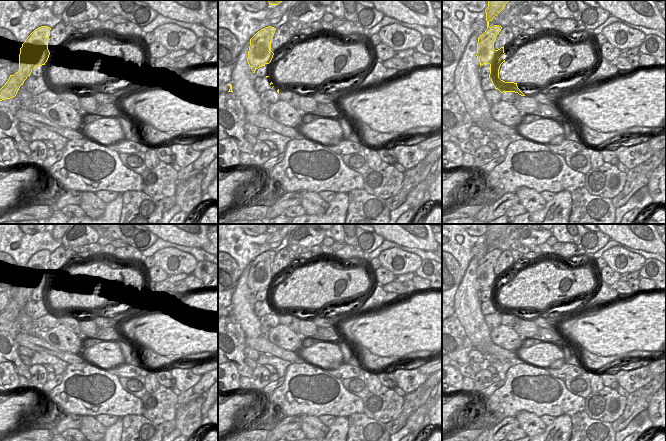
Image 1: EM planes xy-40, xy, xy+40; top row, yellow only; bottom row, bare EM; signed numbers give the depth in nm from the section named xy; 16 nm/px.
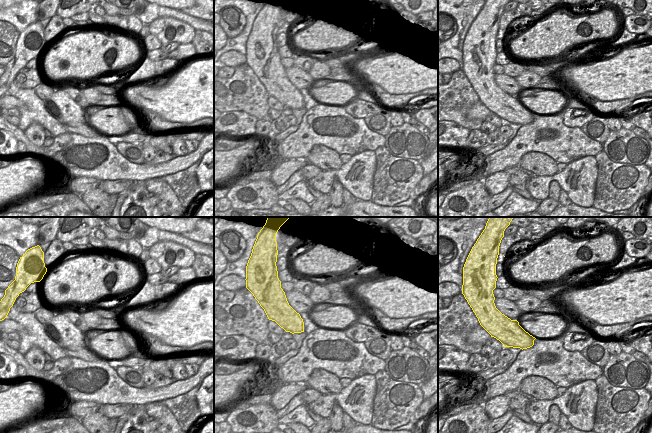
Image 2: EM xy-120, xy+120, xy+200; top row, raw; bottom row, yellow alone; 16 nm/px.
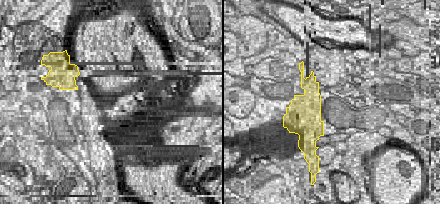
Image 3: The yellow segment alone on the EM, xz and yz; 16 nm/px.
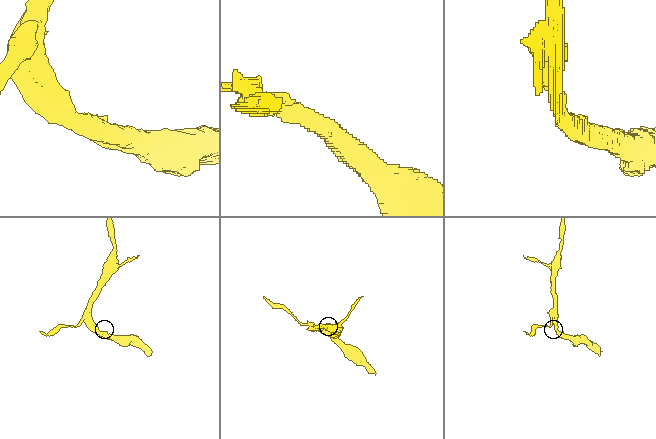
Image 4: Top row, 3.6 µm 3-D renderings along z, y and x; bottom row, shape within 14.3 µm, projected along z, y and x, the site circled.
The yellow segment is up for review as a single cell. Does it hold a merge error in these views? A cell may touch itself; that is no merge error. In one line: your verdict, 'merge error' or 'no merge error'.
merge error

